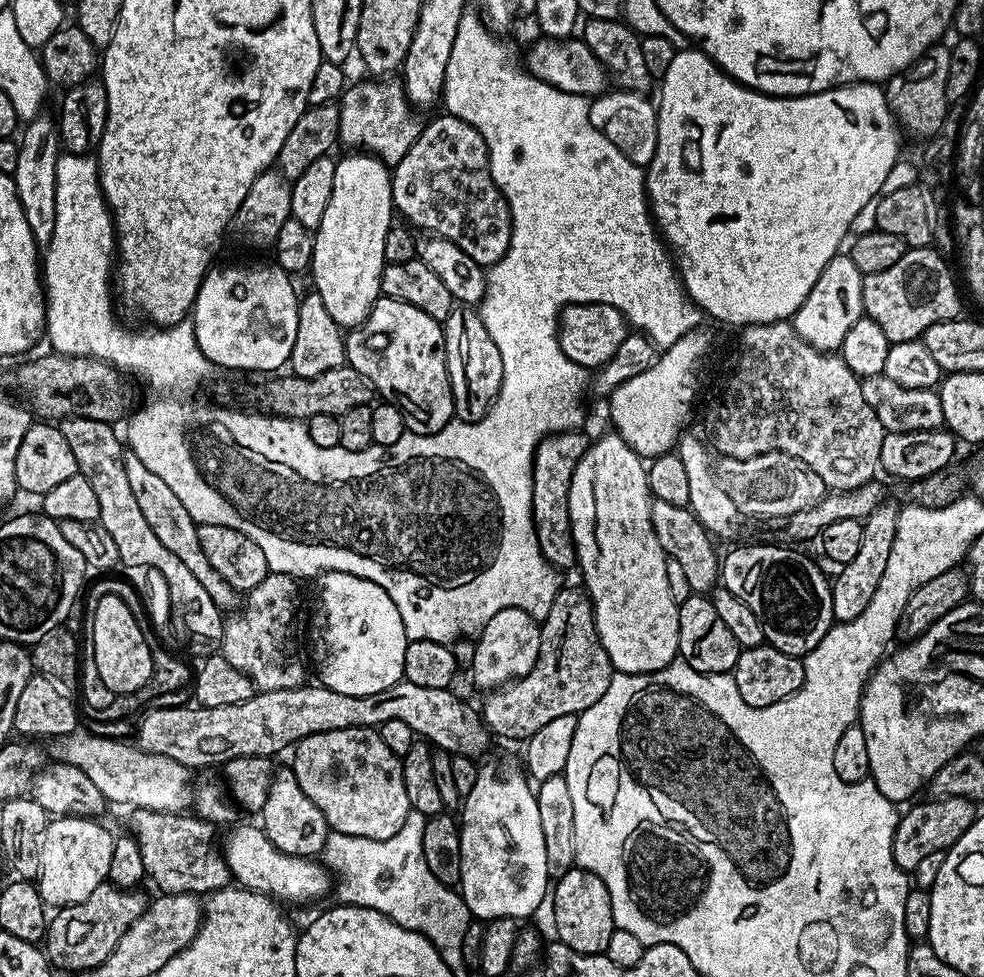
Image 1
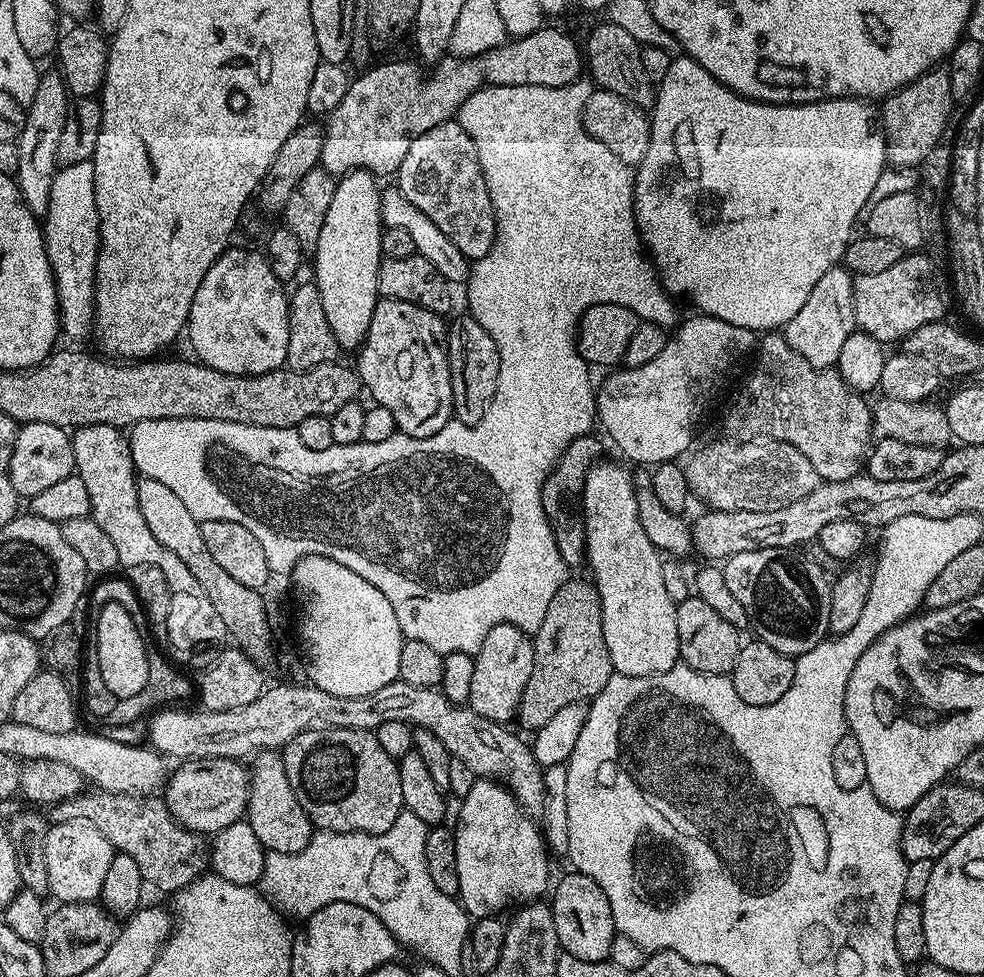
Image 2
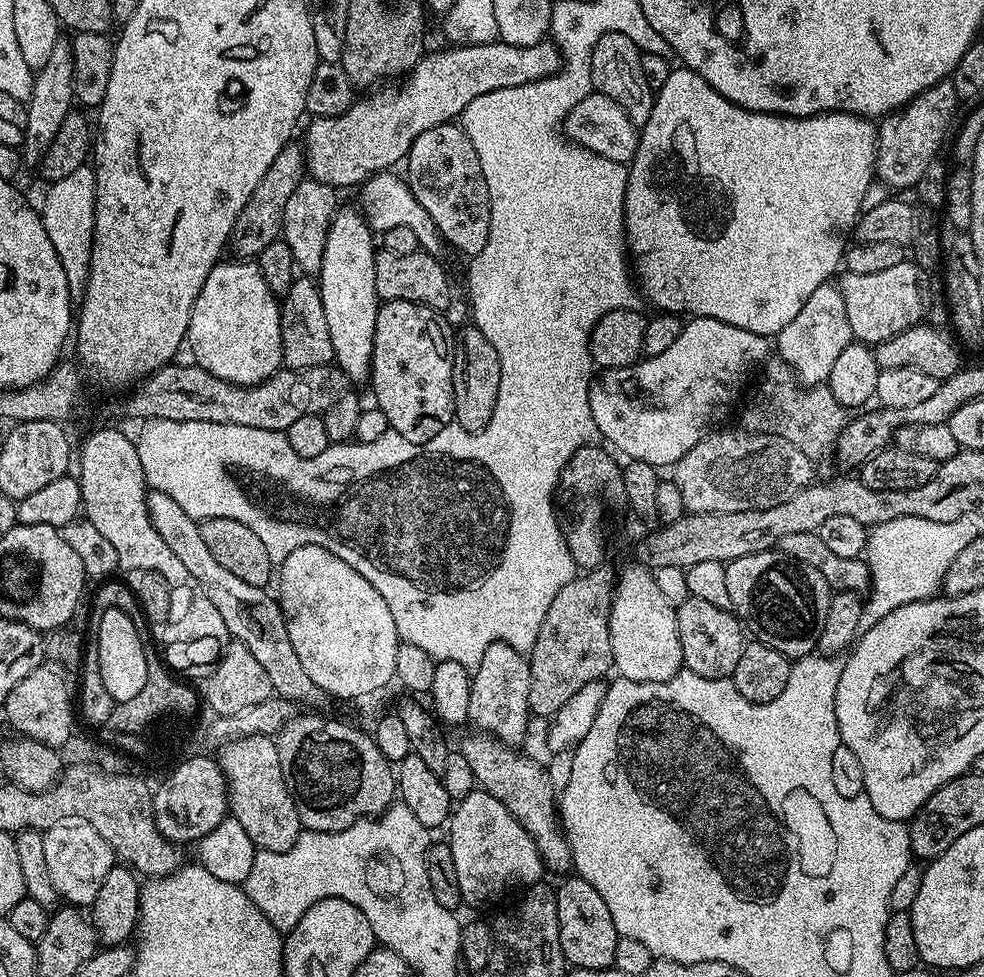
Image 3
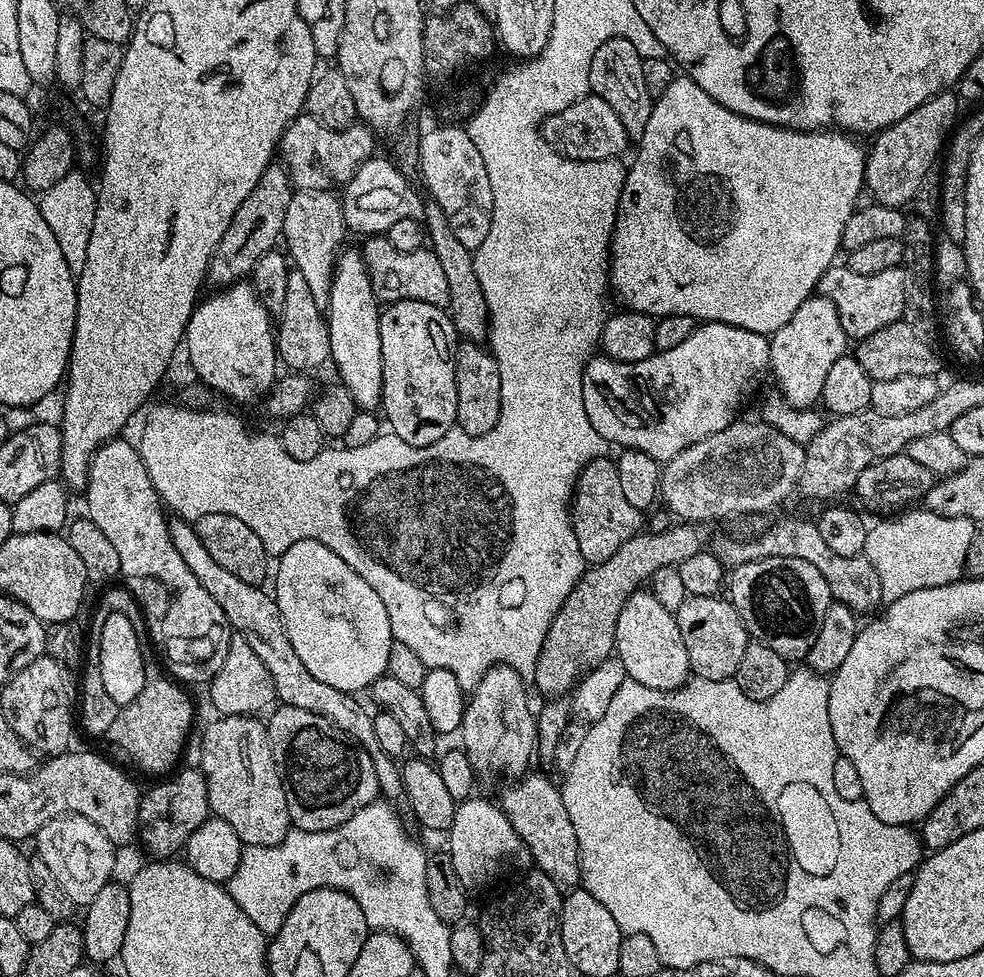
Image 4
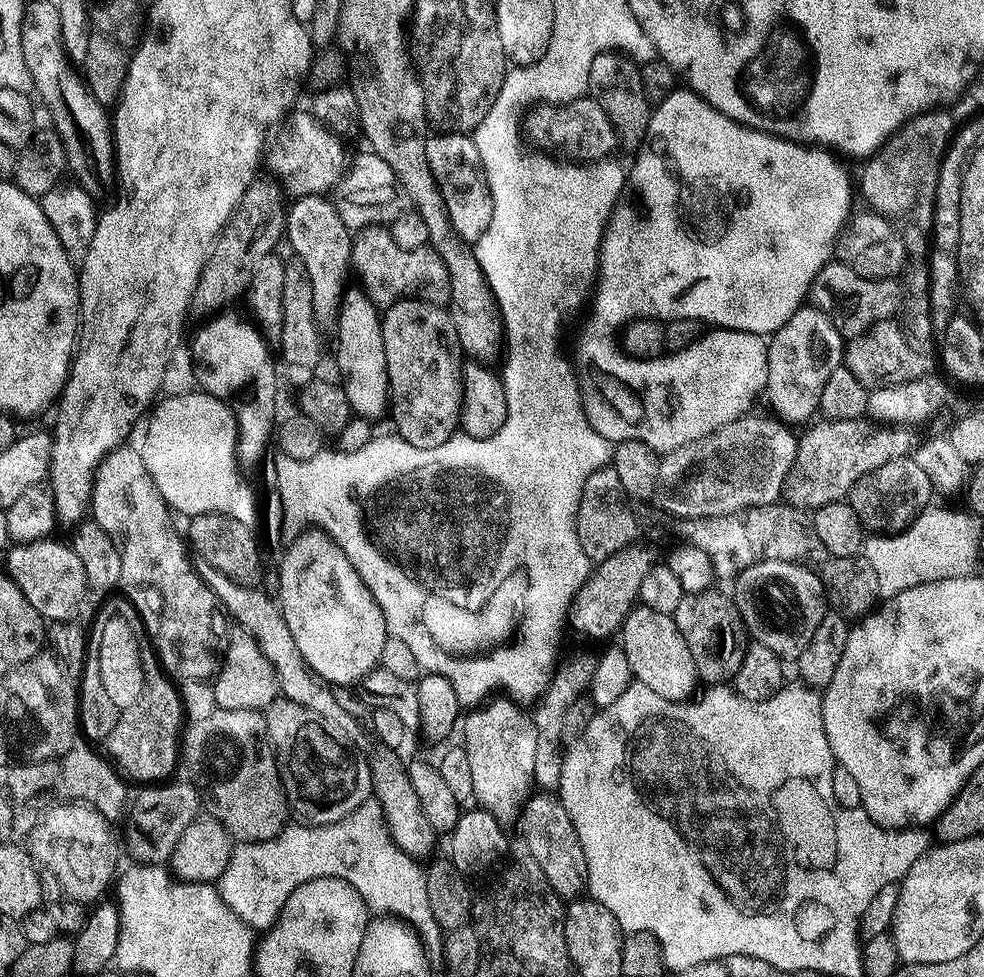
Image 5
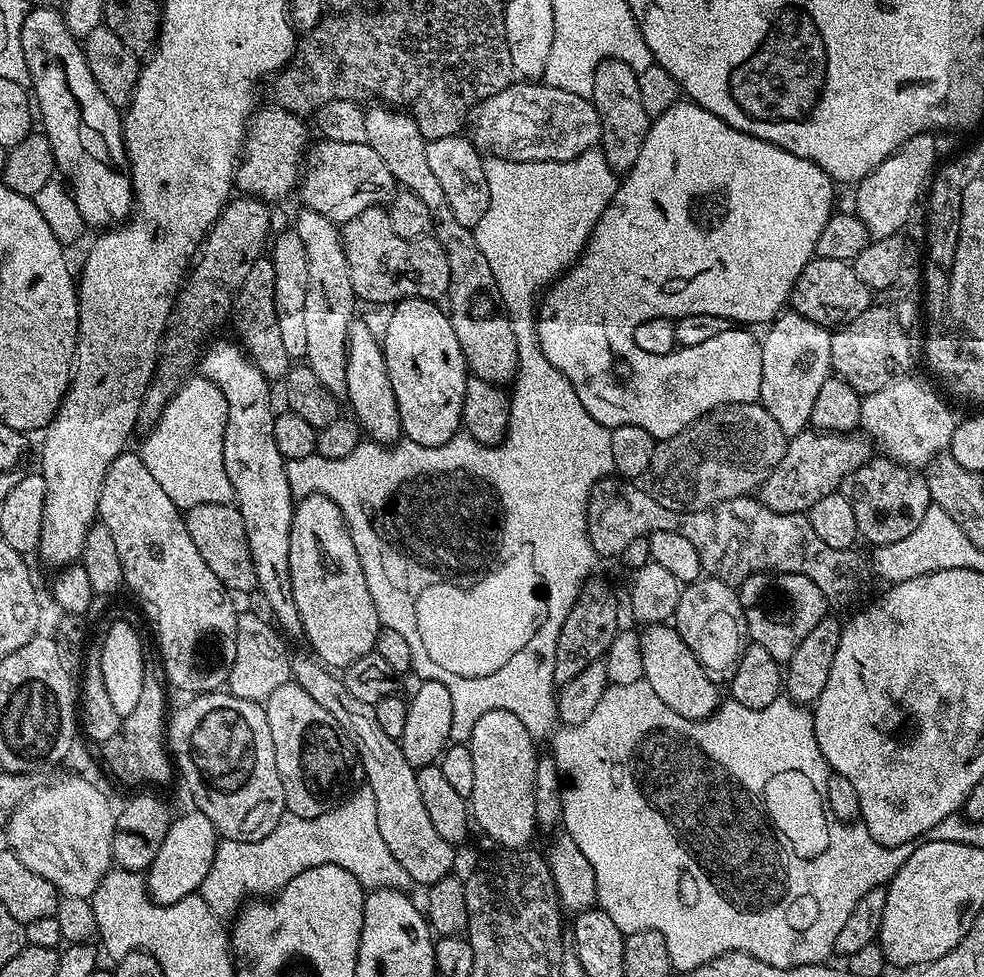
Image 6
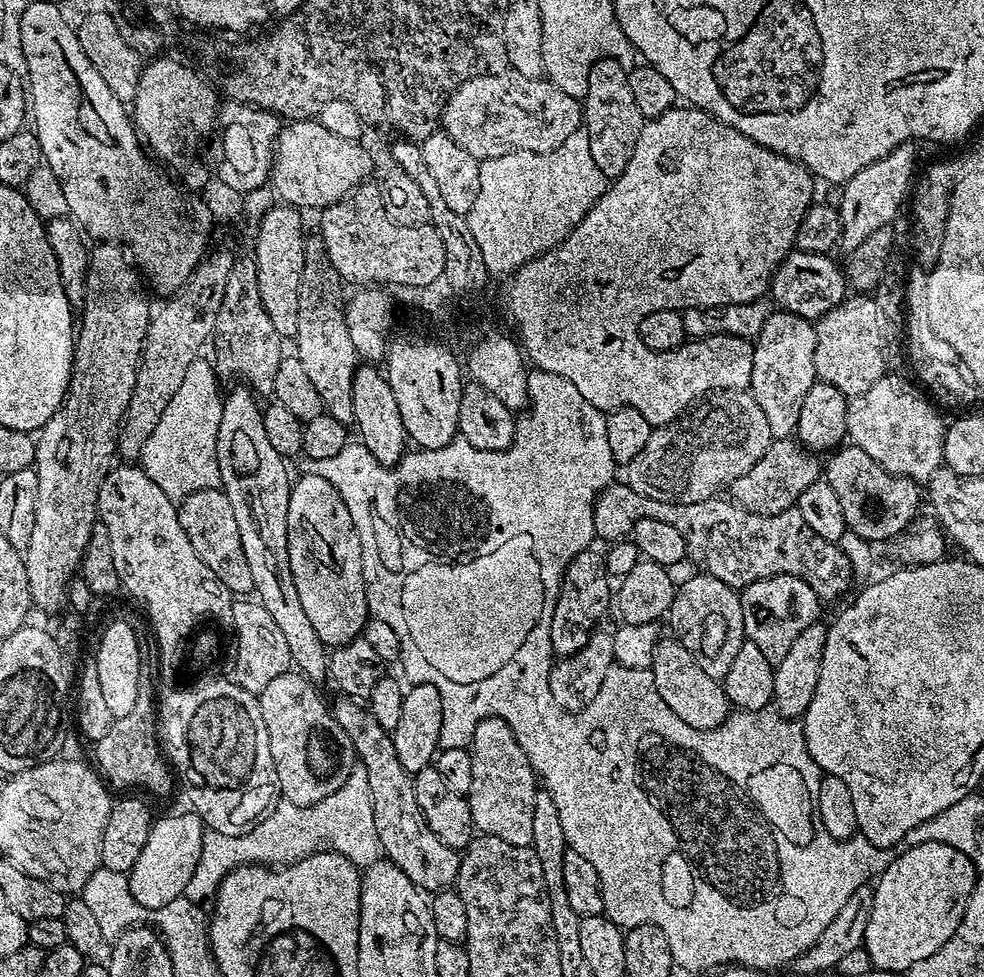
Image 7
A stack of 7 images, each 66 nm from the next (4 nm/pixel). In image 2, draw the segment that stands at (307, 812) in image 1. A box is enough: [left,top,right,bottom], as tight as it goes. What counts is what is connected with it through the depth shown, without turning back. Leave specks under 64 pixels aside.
[246,751,314,856]

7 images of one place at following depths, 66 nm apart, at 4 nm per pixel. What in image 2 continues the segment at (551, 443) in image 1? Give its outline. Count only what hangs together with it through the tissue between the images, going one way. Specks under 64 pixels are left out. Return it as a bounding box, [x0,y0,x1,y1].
[542,434,605,570]

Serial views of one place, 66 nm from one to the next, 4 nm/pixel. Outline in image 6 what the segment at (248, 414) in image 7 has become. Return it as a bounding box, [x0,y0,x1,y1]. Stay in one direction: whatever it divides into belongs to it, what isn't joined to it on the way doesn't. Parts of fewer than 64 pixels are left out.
[198,339,302,637]

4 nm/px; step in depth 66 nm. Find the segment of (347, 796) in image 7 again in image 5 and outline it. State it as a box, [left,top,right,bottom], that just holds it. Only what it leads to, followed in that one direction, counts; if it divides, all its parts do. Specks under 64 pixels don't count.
[218,798,442,950]

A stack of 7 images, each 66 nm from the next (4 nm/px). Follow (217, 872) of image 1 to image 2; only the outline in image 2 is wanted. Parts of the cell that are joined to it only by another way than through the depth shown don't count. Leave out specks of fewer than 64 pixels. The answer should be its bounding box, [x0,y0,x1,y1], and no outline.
[50,790,209,894]

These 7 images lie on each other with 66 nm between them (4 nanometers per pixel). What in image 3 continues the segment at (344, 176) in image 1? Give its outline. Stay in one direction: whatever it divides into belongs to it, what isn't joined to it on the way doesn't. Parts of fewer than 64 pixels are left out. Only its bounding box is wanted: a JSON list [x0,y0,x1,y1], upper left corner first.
[318,211,381,385]

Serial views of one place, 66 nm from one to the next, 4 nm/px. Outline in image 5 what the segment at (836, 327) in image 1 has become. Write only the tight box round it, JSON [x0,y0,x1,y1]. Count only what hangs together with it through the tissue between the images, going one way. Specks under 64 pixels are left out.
[767,306,846,425]

